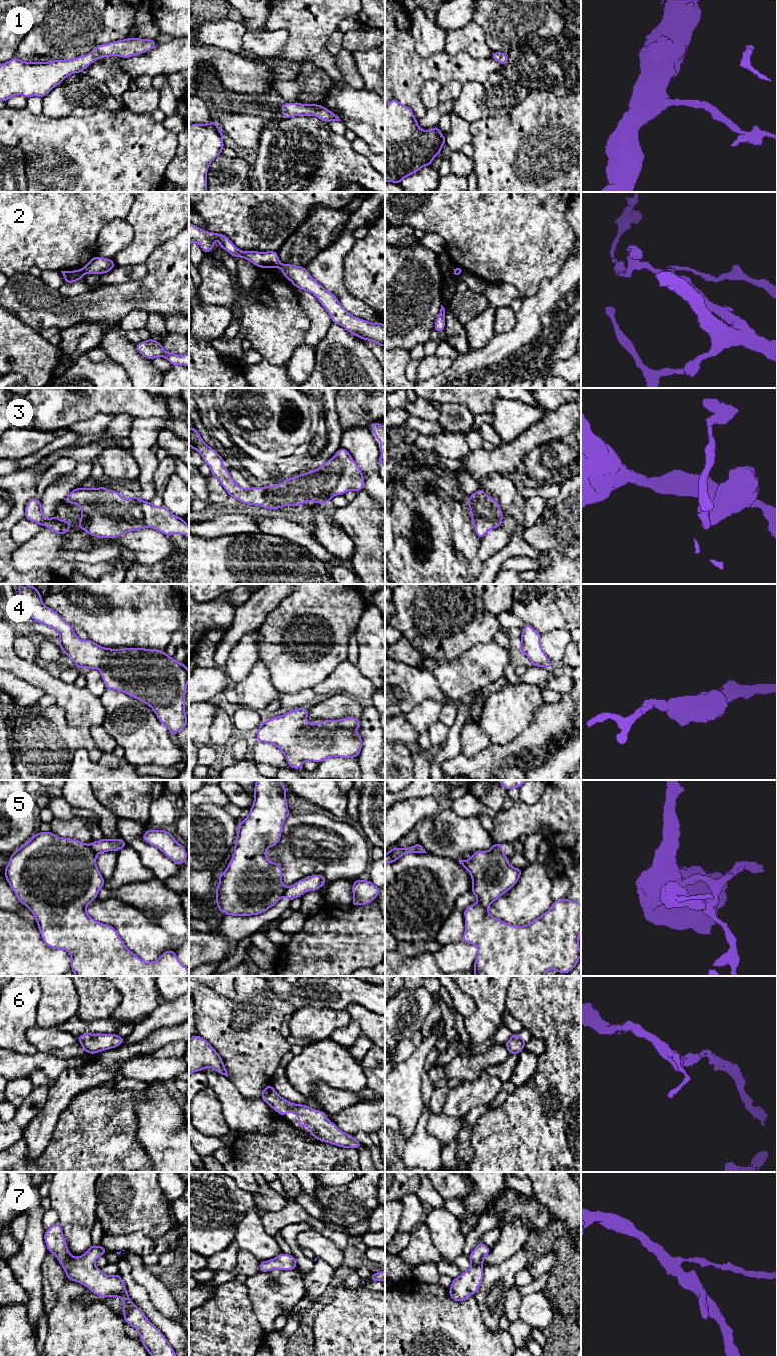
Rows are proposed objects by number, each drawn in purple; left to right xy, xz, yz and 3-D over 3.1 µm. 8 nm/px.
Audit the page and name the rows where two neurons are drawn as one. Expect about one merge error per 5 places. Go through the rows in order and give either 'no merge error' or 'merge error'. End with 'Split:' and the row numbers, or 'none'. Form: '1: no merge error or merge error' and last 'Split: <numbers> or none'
1: no merge error
2: merge error
3: no merge error
4: no merge error
5: merge error
6: no merge error
7: no merge error
Split: 2, 5

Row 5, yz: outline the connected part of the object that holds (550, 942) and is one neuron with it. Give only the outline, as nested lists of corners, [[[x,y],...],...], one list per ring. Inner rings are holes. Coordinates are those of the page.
[[[494,847],[487,851],[476,851],[468,860],[458,861],[471,875],[471,892],[477,897],[475,904],[468,906],[463,914],[465,916],[465,933],[461,940],[477,947],[477,956],[473,972],[475,976],[544,976],[549,970],[568,974],[581,957],[579,937],[581,932],[581,903],[561,899],[553,901],[550,909],[531,923],[518,926],[494,918],[488,911],[489,906],[500,896],[505,894],[518,882],[522,869],[512,867],[508,857]]]

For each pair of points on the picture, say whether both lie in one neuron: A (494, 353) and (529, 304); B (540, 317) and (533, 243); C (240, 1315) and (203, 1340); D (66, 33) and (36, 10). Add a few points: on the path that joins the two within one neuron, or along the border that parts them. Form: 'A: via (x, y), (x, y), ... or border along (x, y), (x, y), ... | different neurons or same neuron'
A: via (507, 344), (529, 322), (529, 317) | same neuron
B: border along (556, 275), (545, 278), (533, 295), (523, 298) | different neurons
C: via (231, 1324), (220, 1335), (212, 1337) | same neuron
D: border along (49, 10), (46, 18), (36, 27) | different neurons

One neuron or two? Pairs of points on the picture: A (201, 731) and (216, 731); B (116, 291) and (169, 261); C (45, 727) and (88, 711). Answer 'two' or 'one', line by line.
A: two
B: one
C: two

